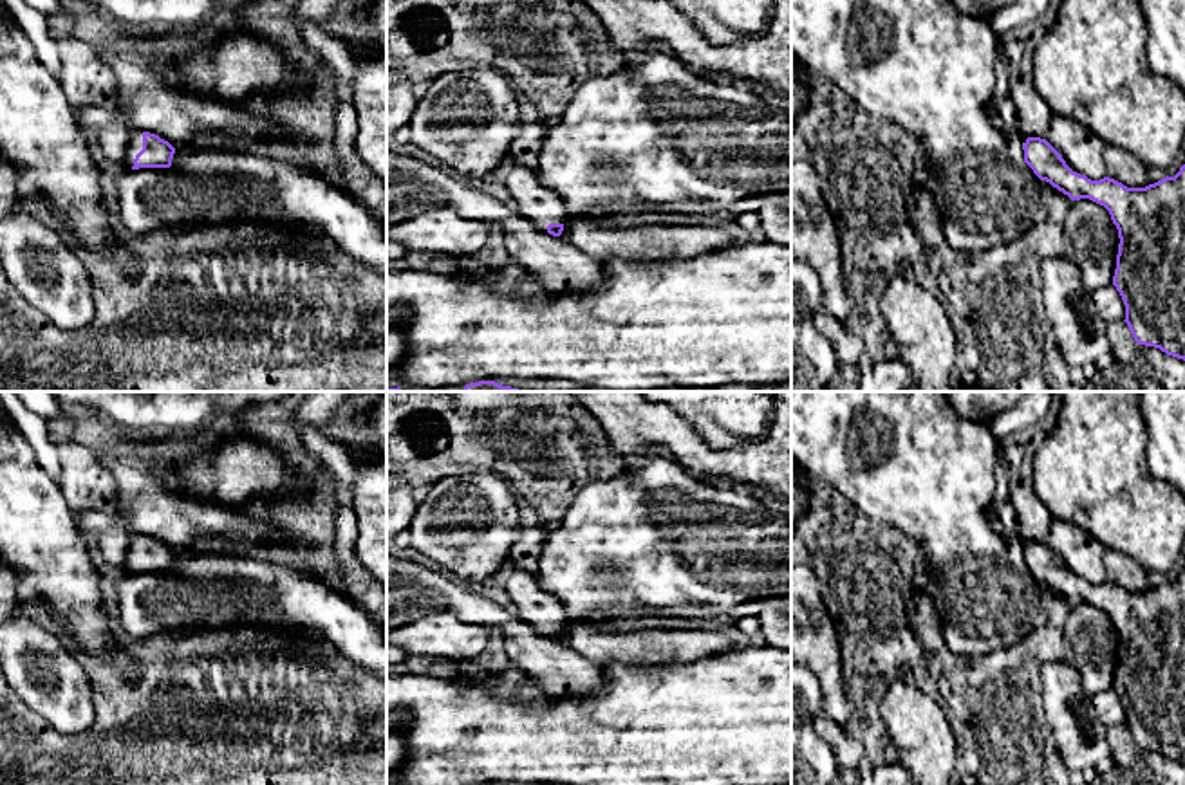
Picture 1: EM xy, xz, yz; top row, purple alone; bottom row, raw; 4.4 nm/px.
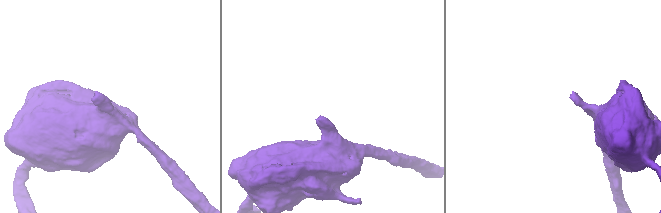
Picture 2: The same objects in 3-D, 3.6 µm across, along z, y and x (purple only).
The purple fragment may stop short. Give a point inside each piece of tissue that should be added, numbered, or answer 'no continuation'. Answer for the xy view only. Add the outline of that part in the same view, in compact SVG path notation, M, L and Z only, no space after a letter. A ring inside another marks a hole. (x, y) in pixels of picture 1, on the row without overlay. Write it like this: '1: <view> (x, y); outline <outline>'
1: xy (136, 547); outline M134 534L123 567L132 572L135 559L143 554L143 534Z

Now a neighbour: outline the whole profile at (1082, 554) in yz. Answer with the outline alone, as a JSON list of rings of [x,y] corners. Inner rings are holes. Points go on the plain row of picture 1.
[[[1051,518],[1044,543],[1062,559],[1073,576],[1091,585],[1106,581],[1106,547],[1084,529]]]

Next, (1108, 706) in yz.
[[[1115,689],[1091,695],[1091,707],[1106,727],[1125,724],[1125,709]]]

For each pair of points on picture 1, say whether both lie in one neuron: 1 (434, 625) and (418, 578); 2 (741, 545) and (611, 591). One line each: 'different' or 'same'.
1: different
2: same

